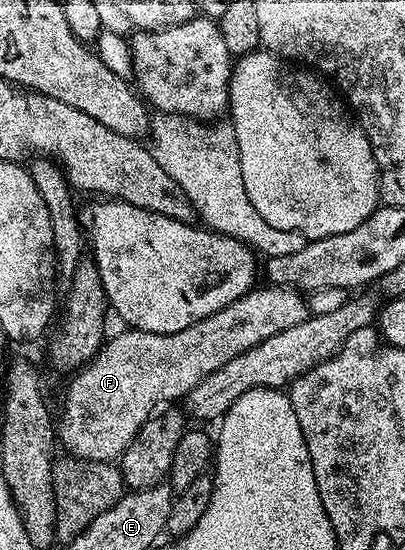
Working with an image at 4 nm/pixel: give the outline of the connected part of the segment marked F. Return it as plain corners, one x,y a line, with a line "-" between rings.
269,285
260,289
254,287
243,294
235,303
215,311
202,321
196,321
178,333
152,333
142,329
126,328
125,333
117,333
102,344
101,348
84,367
72,374
73,382
65,393
65,402
61,405
61,417
55,421
55,437
66,454
71,458
116,462
125,448
135,439
139,427
153,413
153,408
161,401
176,402
184,399
191,387
195,387
211,371
219,371
235,355
243,355
251,347
263,343
263,339
271,339
279,331
287,331
287,327
295,327
295,323
303,323
310,316
306,298
298,290
284,285

